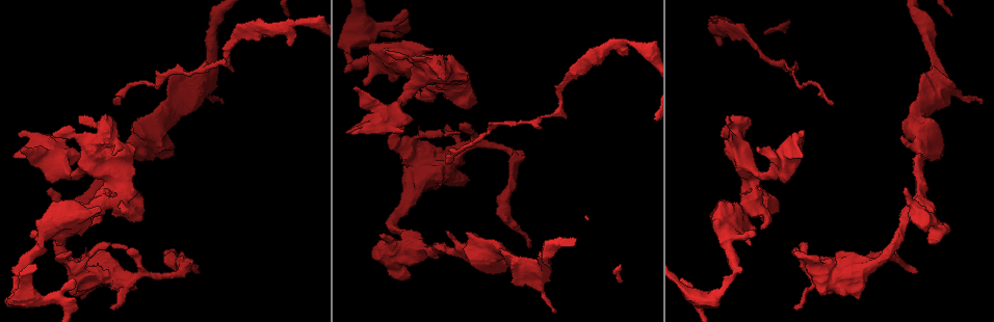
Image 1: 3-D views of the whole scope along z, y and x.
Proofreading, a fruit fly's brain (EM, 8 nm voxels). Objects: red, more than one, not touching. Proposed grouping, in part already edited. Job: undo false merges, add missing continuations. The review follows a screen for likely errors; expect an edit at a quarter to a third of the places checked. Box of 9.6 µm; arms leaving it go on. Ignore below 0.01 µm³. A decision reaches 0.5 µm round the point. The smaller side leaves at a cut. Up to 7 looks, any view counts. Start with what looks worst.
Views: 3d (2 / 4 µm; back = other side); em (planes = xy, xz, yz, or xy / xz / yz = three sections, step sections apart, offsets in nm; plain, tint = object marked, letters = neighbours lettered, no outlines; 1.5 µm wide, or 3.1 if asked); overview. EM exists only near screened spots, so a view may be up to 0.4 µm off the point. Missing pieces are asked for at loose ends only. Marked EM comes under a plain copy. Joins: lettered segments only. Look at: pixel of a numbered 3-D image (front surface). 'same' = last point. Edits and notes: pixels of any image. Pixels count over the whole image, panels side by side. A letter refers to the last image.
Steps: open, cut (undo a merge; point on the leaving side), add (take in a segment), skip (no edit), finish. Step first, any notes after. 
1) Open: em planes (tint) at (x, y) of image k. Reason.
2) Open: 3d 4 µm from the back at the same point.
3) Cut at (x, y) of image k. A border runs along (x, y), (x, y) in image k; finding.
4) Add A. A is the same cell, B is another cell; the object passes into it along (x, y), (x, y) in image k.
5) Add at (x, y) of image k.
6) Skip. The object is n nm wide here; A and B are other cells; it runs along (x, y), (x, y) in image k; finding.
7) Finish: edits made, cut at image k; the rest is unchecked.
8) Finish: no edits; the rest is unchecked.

Open: em xy step 8 (tint) at (529, 246) of image 1. Long arm stops here.

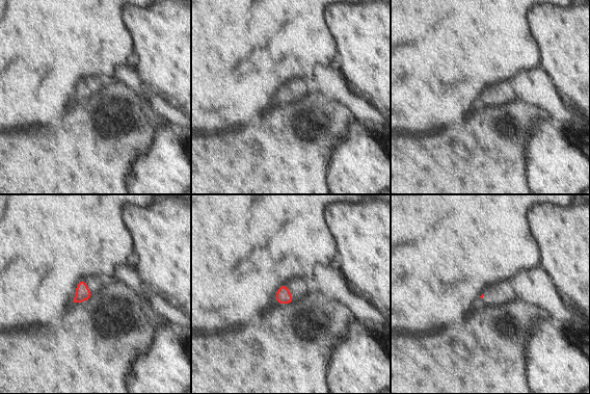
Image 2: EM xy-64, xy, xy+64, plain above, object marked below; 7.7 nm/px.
Open: em planes (tint) at the same point.

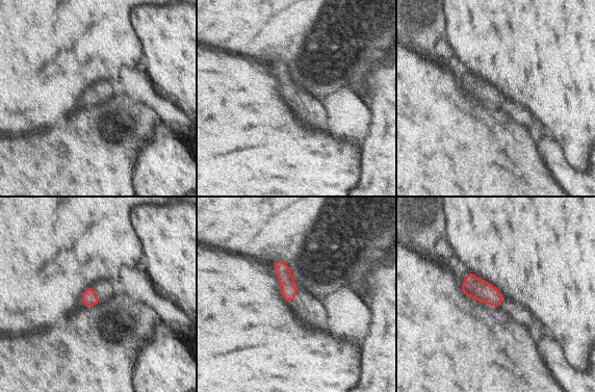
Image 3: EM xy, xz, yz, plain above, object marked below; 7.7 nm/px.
Open: em planes (letters) at the same point. See the neighbours.

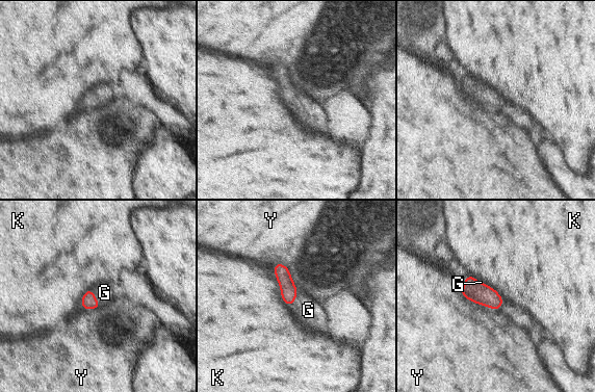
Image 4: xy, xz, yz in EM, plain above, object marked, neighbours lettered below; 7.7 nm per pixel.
Add G. G is the same cell, K and Y are other cells; the object passes into it along (288, 290), (295, 296), (308, 310) in image 4; the cell continues.

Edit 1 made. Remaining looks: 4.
Open: em planes (letters) at (183, 269) of image 1. Abrupt turn.

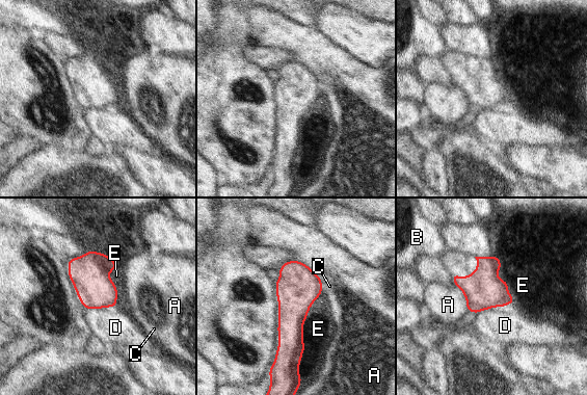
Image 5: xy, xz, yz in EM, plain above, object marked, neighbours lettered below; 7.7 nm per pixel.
Skip. A, B, C, D and E are other cells; a border runs along (508, 305), (487, 308), (476, 313) in image 5; all the same cell.

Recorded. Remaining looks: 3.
Open: em planes (letters) at (809, 263) of image 1.

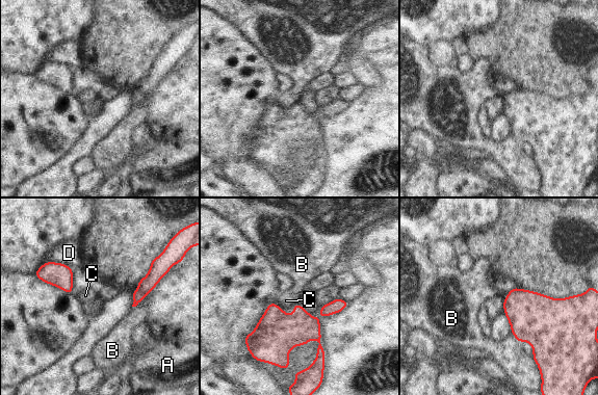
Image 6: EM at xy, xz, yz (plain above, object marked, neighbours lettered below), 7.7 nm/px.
Skip. The object is 260 nm wide here; A, B, C and D are other cells; a border runs along (275, 301), (285, 312), (292, 314) in image 6; all the same cell.

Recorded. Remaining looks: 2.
Finish: edits made, add at image 4; the rest is unchecked.

